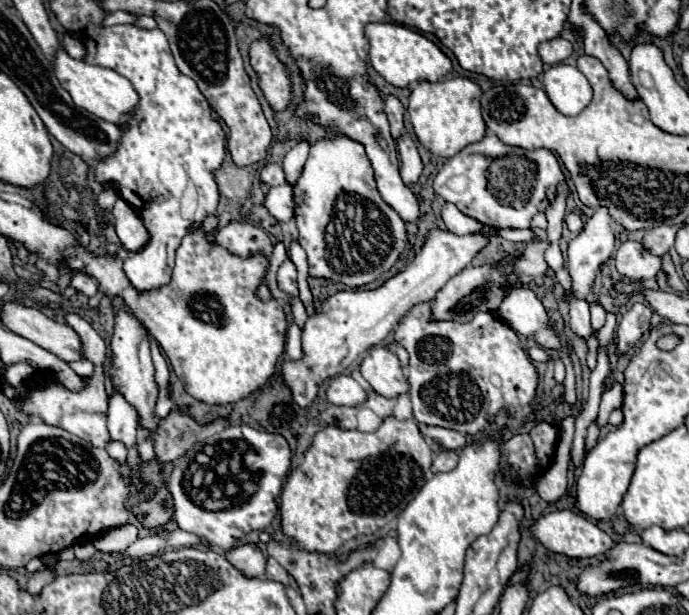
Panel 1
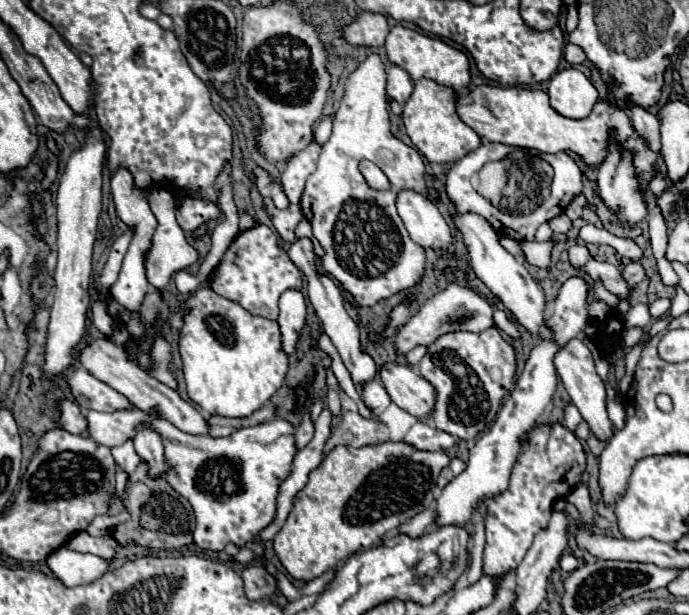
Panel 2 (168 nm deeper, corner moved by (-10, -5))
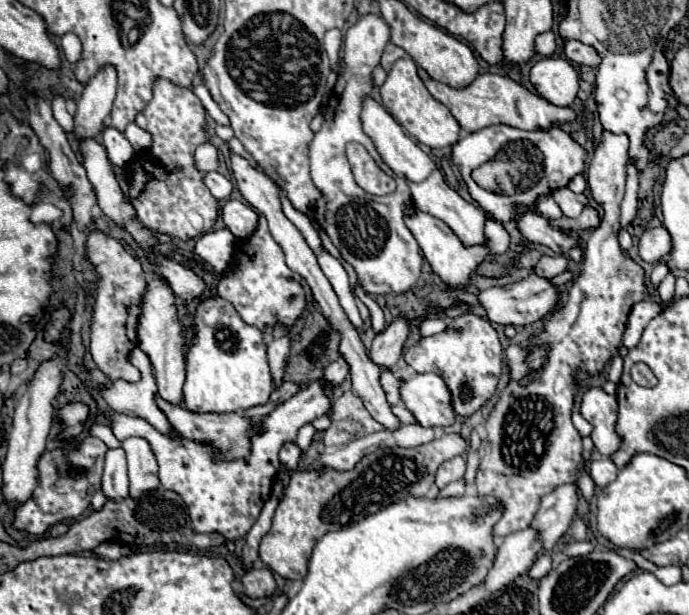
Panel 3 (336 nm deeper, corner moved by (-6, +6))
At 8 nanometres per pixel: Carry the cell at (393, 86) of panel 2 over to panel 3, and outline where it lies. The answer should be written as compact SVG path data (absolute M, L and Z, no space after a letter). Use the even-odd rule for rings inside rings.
M388 43L386 45L386 49L384 49L384 53L382 53L382 67L388 71L390 69L390 65L396 61L396 59L400 59L400 57L406 57L406 51L402 49L402 47L398 47L398 45L394 45L394 43Z

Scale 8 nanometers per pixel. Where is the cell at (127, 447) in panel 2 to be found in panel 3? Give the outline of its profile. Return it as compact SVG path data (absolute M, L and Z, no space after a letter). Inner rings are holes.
M110 449L106 453L106 465L102 475L102 493L106 499L120 503L128 497L128 473L126 473L126 453L124 449Z

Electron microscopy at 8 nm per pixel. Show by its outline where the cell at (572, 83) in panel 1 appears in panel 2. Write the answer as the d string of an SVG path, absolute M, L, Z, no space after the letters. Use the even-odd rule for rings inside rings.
M564 68L556 72L548 84L550 92L550 104L556 112L560 112L566 118L588 118L596 100L598 90L576 68Z

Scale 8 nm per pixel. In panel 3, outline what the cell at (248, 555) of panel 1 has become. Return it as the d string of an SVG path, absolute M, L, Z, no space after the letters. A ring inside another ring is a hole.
M262 567L262 569L252 569L242 577L242 585L244 585L244 593L252 599L258 597L272 597L278 589L274 575L270 569Z

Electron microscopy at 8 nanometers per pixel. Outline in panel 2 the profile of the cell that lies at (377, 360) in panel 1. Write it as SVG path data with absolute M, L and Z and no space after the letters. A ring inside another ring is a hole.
M386 362L378 374L396 406L414 416L430 414L434 408L434 388L426 378L420 378L410 366L398 362Z

